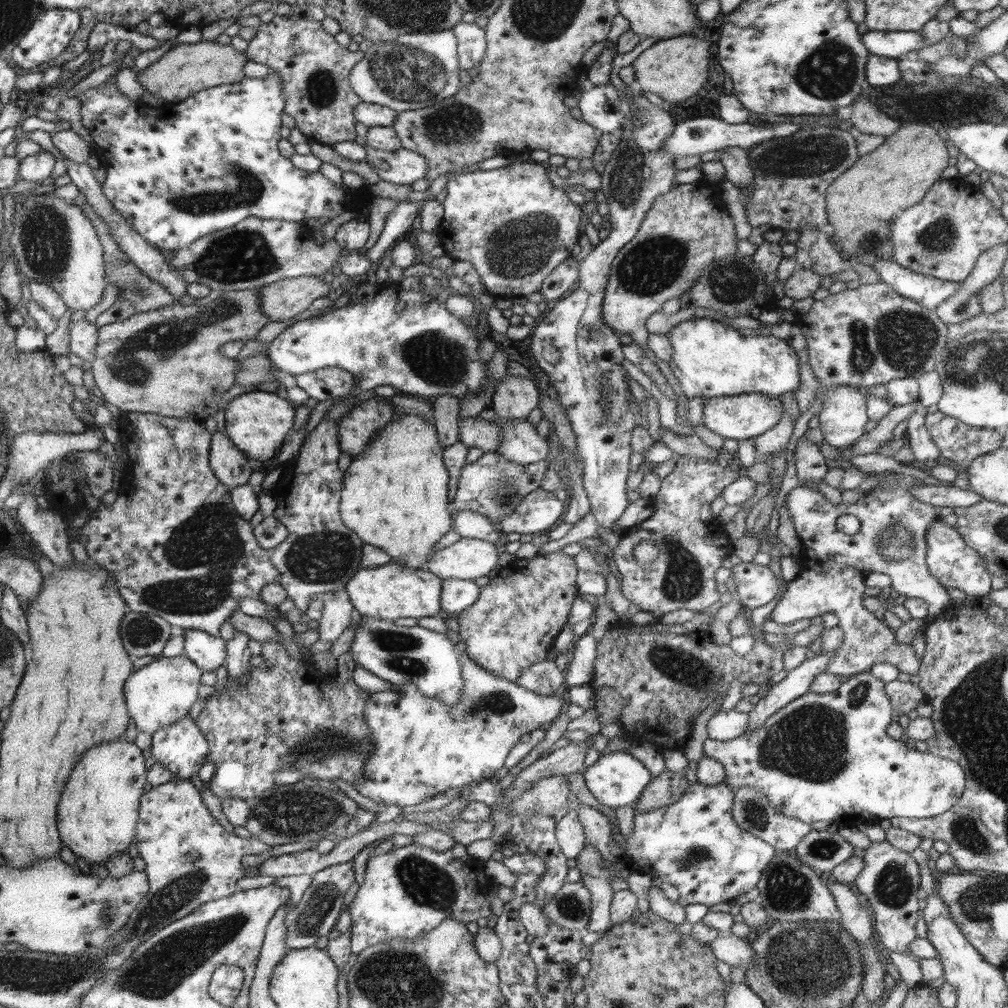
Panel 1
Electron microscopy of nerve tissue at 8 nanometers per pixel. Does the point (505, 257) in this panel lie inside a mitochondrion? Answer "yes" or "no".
yes

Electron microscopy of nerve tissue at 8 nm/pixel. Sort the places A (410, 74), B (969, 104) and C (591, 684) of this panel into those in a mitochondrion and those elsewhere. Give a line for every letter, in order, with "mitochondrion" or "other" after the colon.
A: mitochondrion
B: other
C: other

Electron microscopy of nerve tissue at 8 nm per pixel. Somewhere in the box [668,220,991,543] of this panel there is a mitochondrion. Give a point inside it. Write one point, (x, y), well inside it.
(907, 341)

